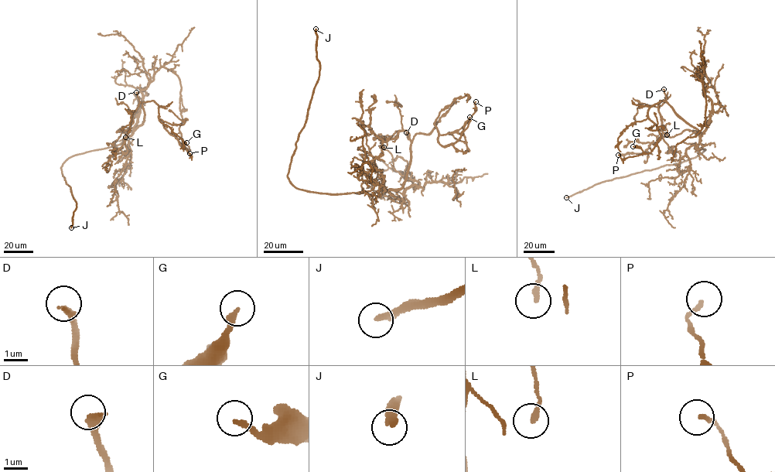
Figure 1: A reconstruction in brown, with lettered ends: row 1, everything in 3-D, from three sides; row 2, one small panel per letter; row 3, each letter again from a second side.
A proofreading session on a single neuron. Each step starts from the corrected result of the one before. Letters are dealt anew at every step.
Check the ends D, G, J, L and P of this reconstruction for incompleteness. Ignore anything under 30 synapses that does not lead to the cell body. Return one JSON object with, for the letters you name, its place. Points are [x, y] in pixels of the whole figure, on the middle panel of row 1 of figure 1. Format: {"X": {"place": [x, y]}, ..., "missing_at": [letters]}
{"D": {"place": [406, 132]}, "J": {"place": [315, 29]}, "missing_at": ["D", "J"]}

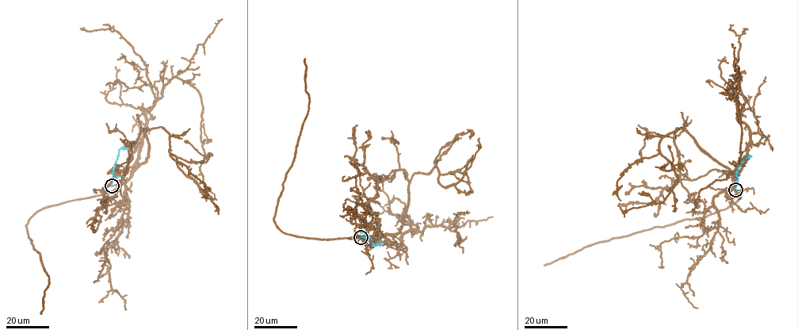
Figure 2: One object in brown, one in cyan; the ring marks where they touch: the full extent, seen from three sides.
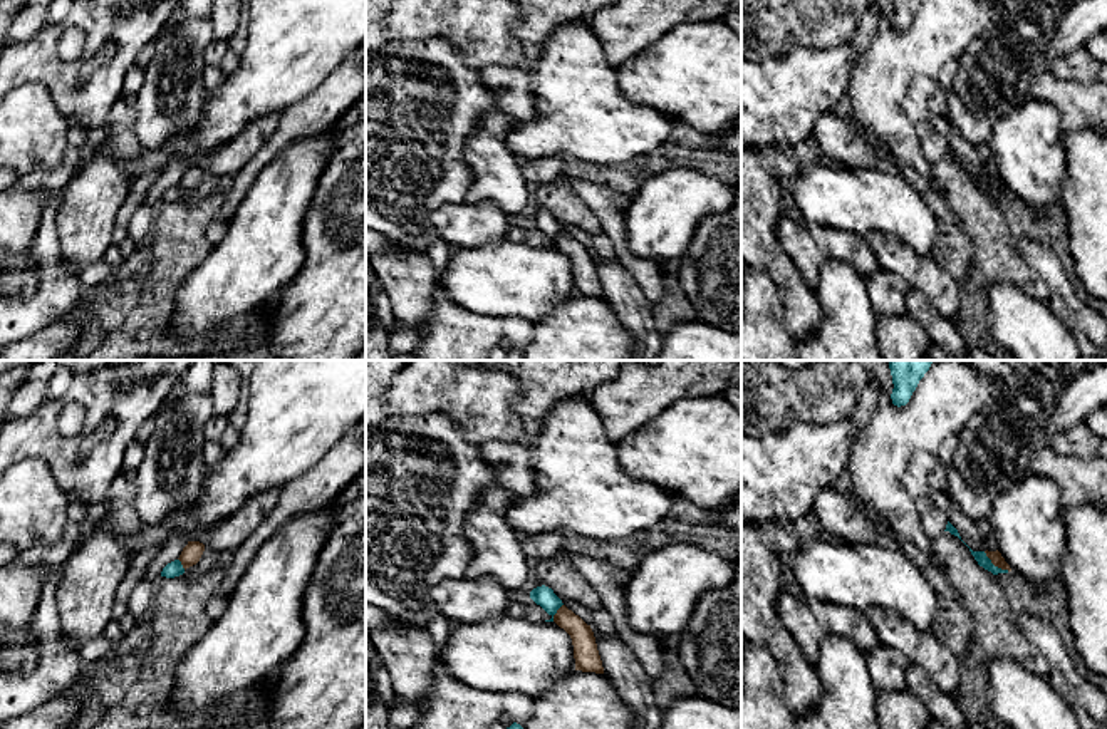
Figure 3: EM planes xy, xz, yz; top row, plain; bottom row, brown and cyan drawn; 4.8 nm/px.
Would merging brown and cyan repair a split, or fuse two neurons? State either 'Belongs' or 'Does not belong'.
Does not belong

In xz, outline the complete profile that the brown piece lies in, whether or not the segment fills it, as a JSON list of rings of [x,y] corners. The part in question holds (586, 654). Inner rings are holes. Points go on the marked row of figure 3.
[[[565,605],[557,610],[554,622],[572,639],[575,670],[604,674],[602,660],[590,625],[587,625]]]

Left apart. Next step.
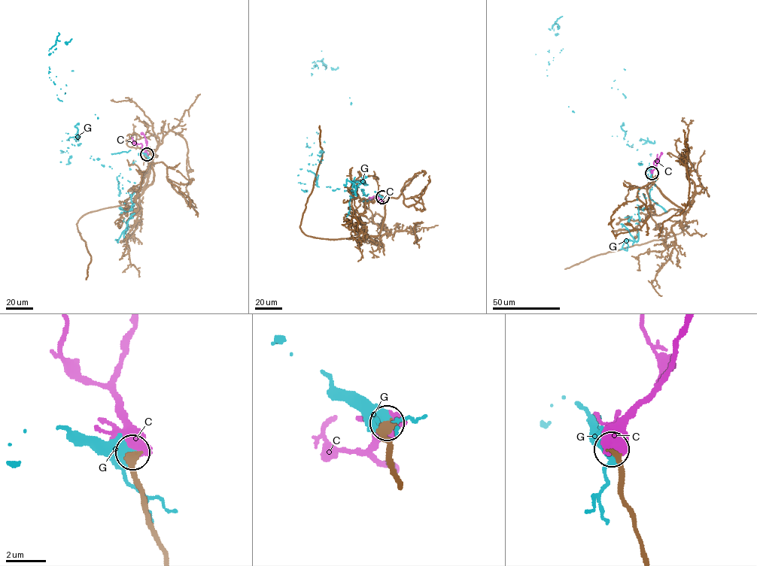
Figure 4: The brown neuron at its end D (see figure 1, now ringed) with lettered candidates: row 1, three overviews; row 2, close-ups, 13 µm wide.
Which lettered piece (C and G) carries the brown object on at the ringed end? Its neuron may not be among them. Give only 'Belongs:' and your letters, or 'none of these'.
Belongs: C

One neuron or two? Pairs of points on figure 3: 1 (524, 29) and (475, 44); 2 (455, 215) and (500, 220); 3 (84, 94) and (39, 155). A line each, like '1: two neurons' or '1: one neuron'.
1: two neurons
2: one neuron
3: two neurons

